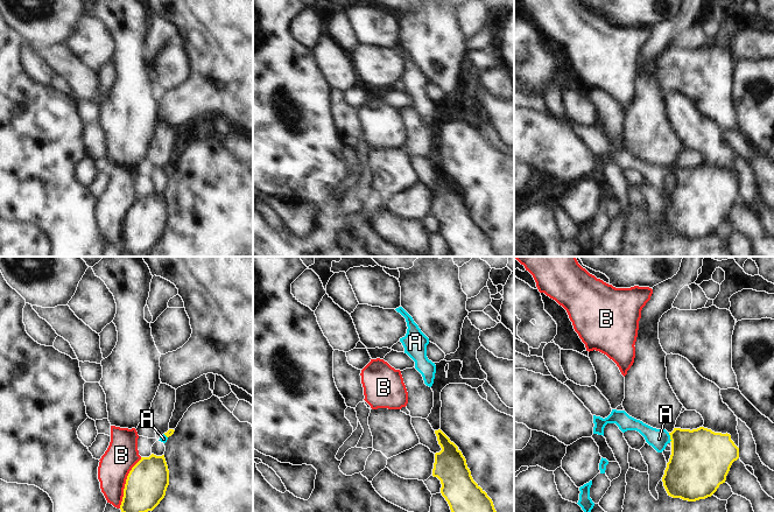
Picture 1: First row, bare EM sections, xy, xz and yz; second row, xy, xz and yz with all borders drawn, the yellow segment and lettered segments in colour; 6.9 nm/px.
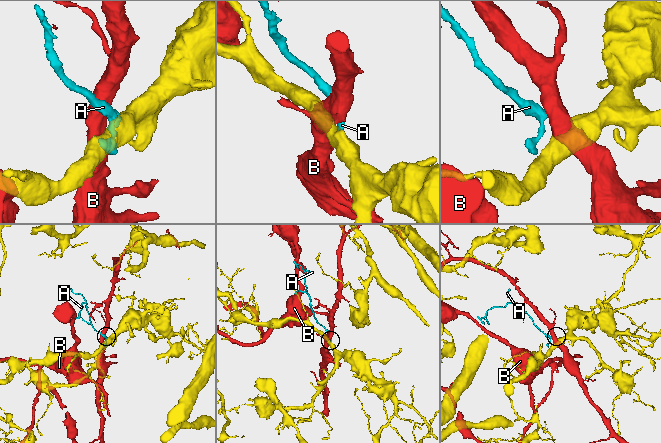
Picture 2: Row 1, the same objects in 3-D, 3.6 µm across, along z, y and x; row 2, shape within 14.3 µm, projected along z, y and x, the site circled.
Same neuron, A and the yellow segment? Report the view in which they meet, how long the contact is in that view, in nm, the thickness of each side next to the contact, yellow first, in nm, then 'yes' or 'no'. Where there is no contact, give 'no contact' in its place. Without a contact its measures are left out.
contact in yz; length 70 nm; calibres 400 and 140 nm; yes

